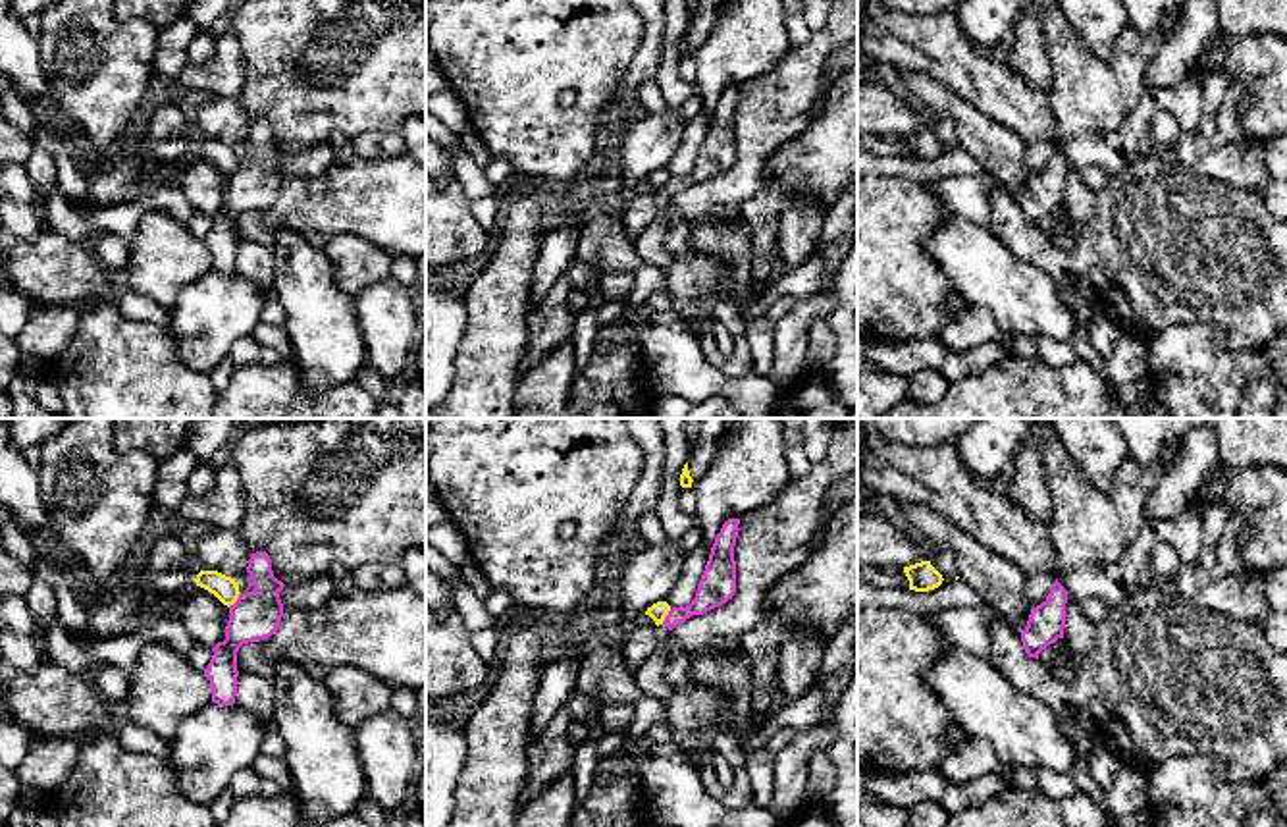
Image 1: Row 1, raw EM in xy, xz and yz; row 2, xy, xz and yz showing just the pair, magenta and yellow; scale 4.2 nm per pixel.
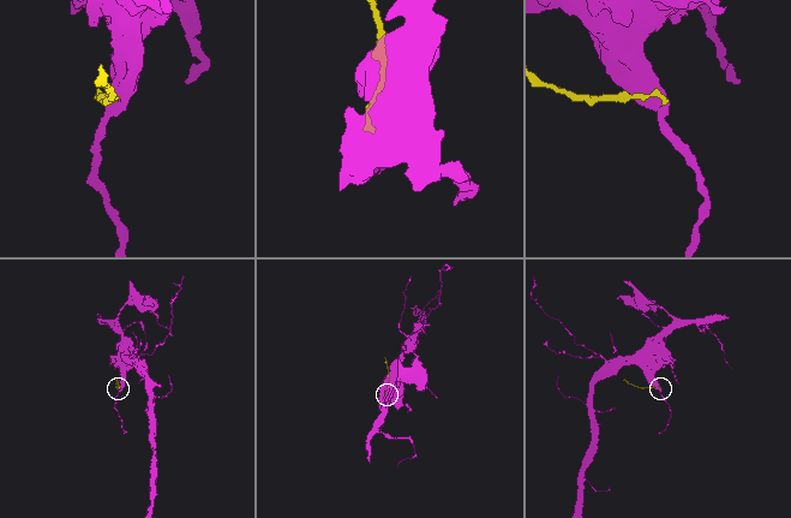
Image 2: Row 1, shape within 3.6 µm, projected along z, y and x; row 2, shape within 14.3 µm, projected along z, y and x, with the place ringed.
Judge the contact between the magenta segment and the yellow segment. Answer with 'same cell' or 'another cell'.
another cell

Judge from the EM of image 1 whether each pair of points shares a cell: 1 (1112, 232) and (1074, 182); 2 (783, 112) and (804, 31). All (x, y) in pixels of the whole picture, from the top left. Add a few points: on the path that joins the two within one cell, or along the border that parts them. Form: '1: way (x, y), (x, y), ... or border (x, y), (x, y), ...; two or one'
1: border (1095, 191), (1095, 213), (1085, 222), (1076, 224); two
2: border (814, 31), (806, 41), (792, 47); two

